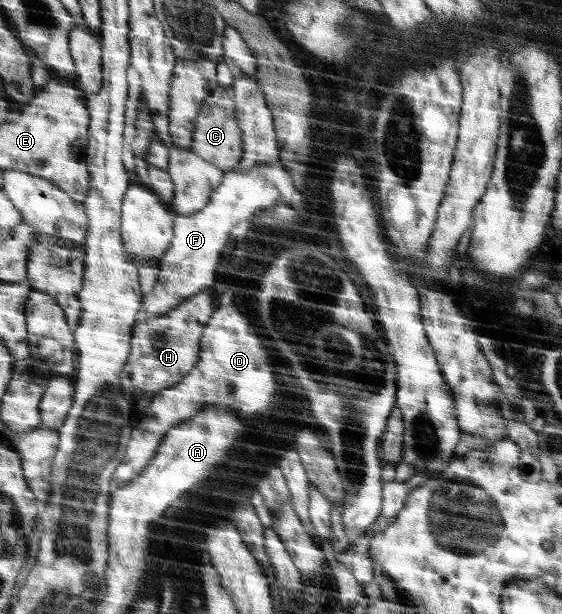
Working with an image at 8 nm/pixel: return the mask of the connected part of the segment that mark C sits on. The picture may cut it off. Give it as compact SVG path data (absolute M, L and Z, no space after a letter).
M219 86L205 101L195 123L194 138L190 151L203 156L208 163L215 164L225 173L236 169L243 158L243 130L239 127L236 115L235 99L232 99L232 89Z

